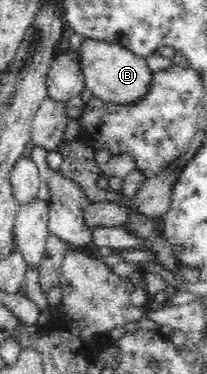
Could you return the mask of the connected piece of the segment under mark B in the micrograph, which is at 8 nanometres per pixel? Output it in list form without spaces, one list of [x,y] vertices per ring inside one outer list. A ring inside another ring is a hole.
[[[87,38],[78,49],[78,60],[86,88],[93,96],[106,102],[118,105],[139,103],[139,99],[151,87],[154,72],[150,70],[146,58],[135,55],[126,47],[116,43]]]

